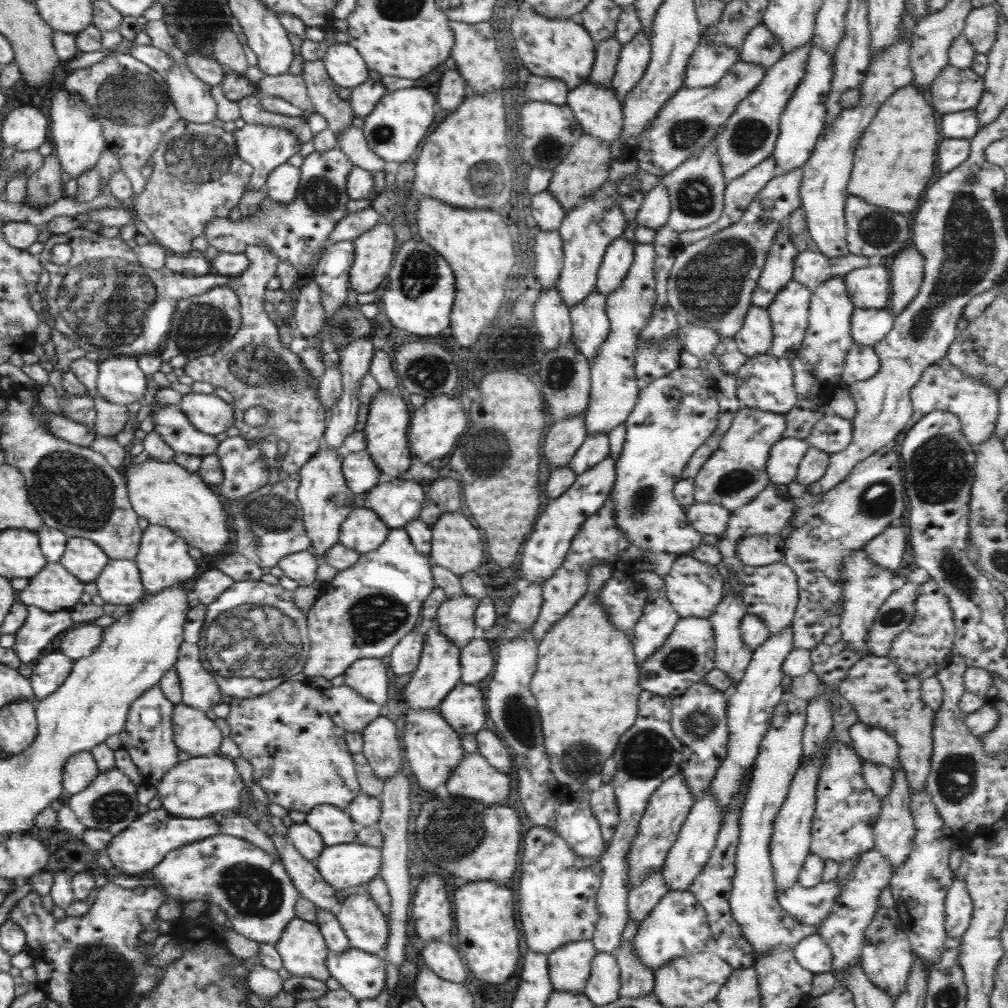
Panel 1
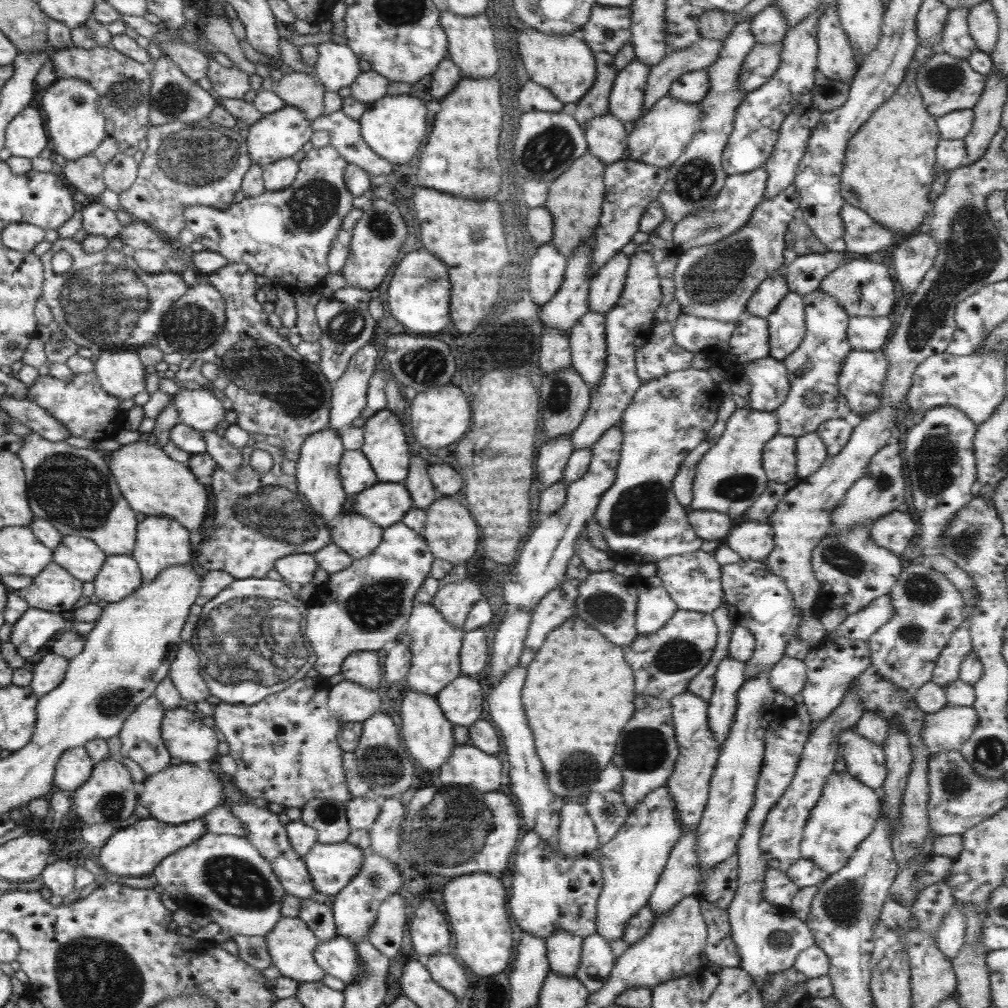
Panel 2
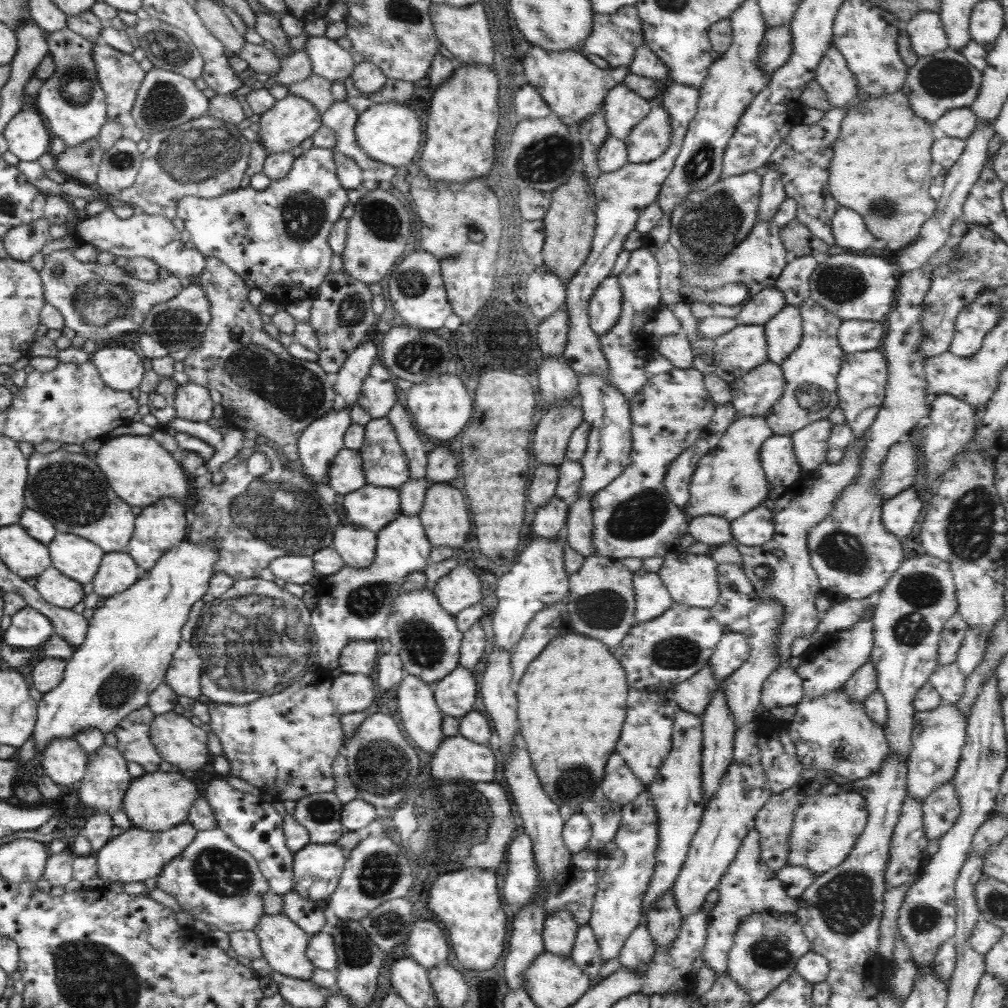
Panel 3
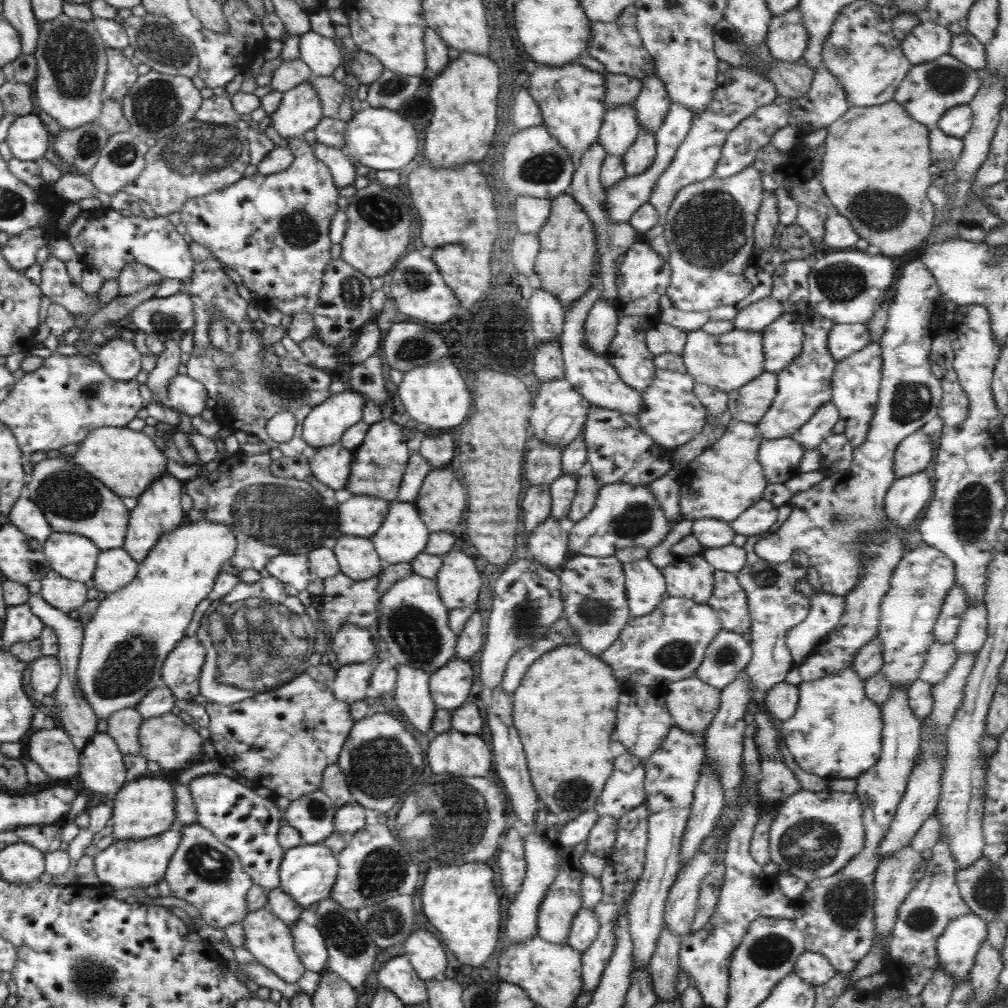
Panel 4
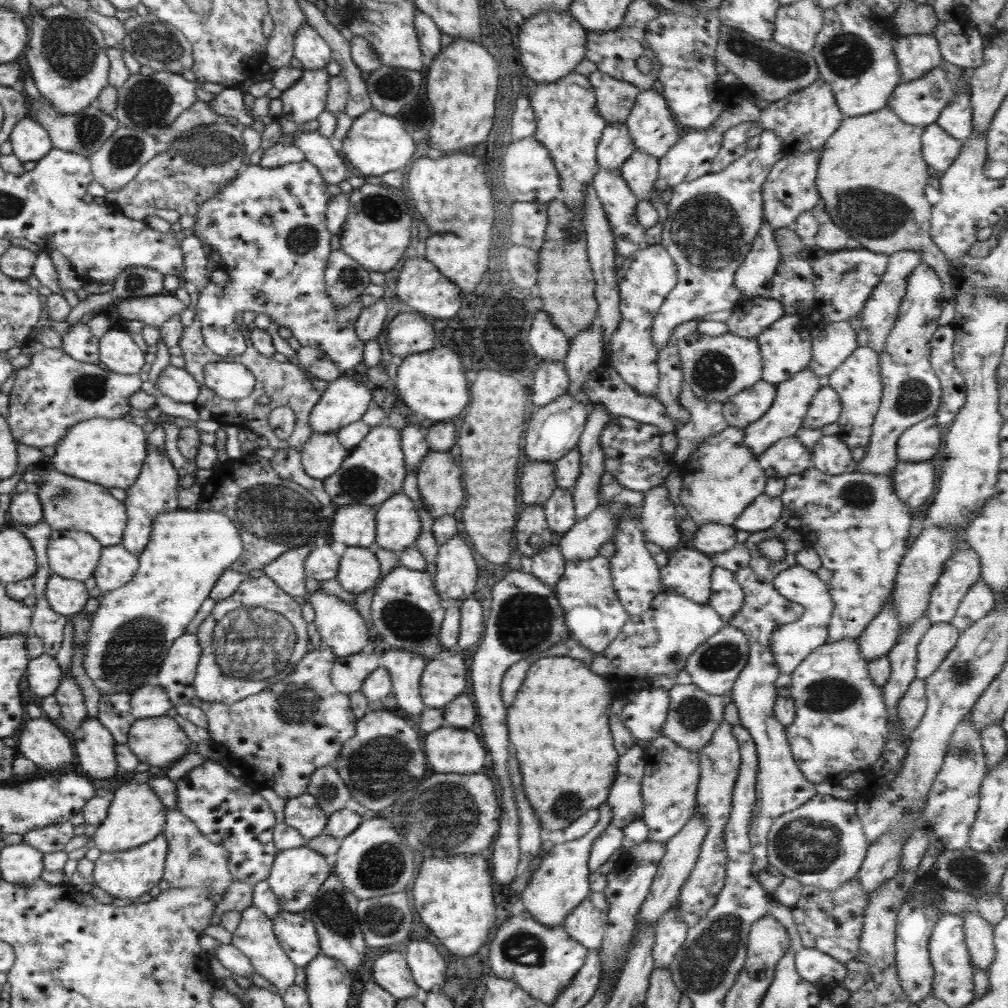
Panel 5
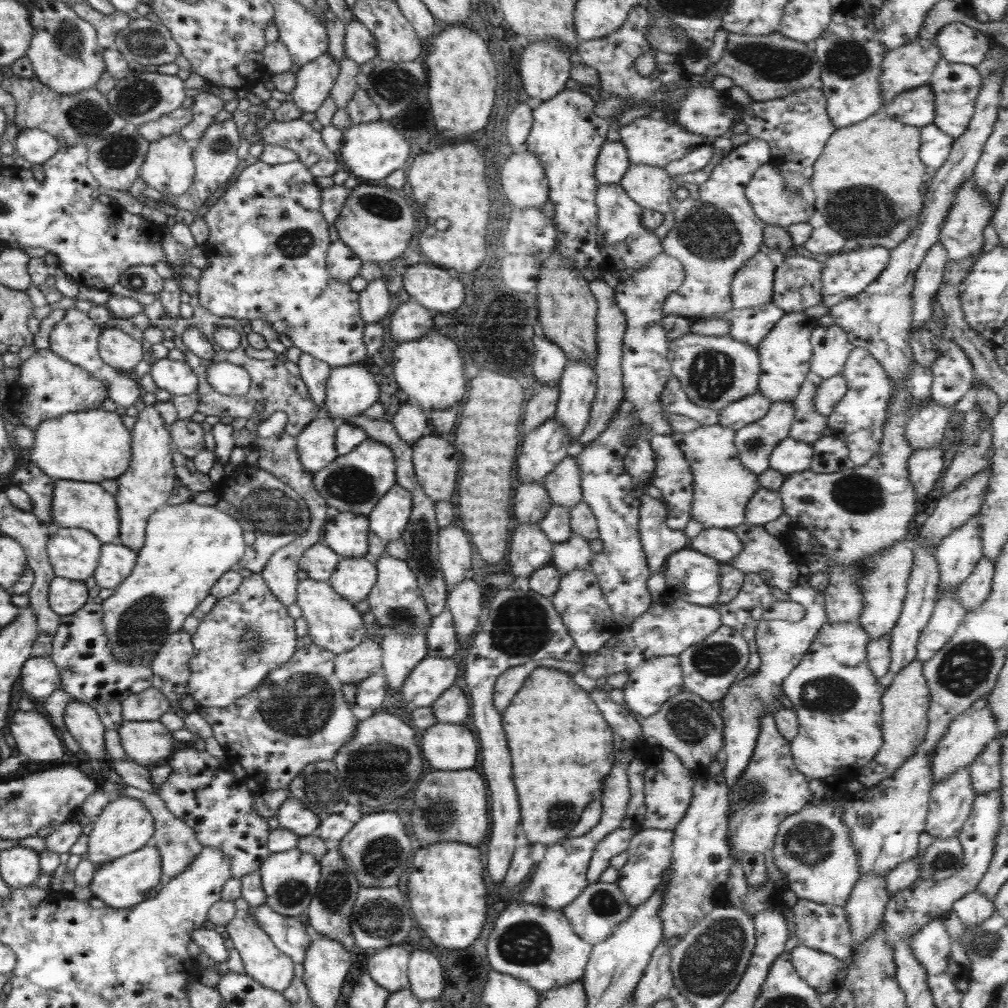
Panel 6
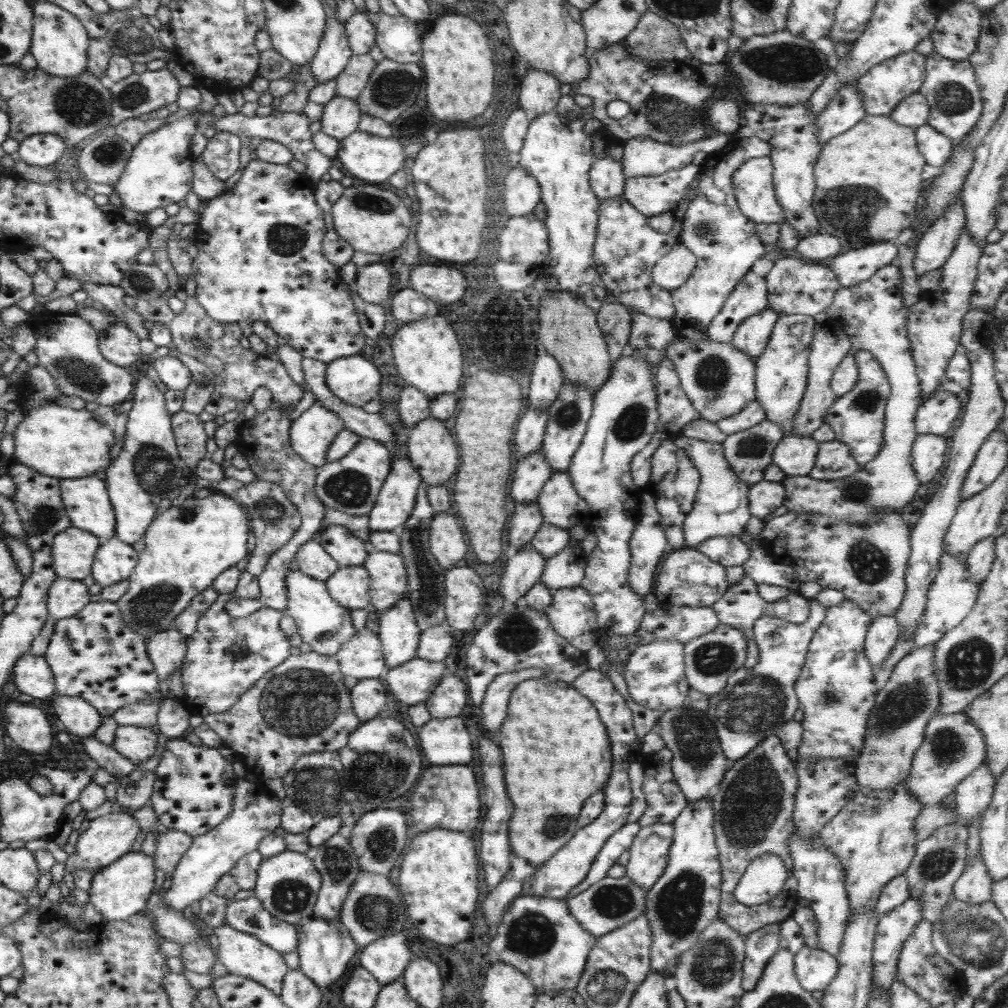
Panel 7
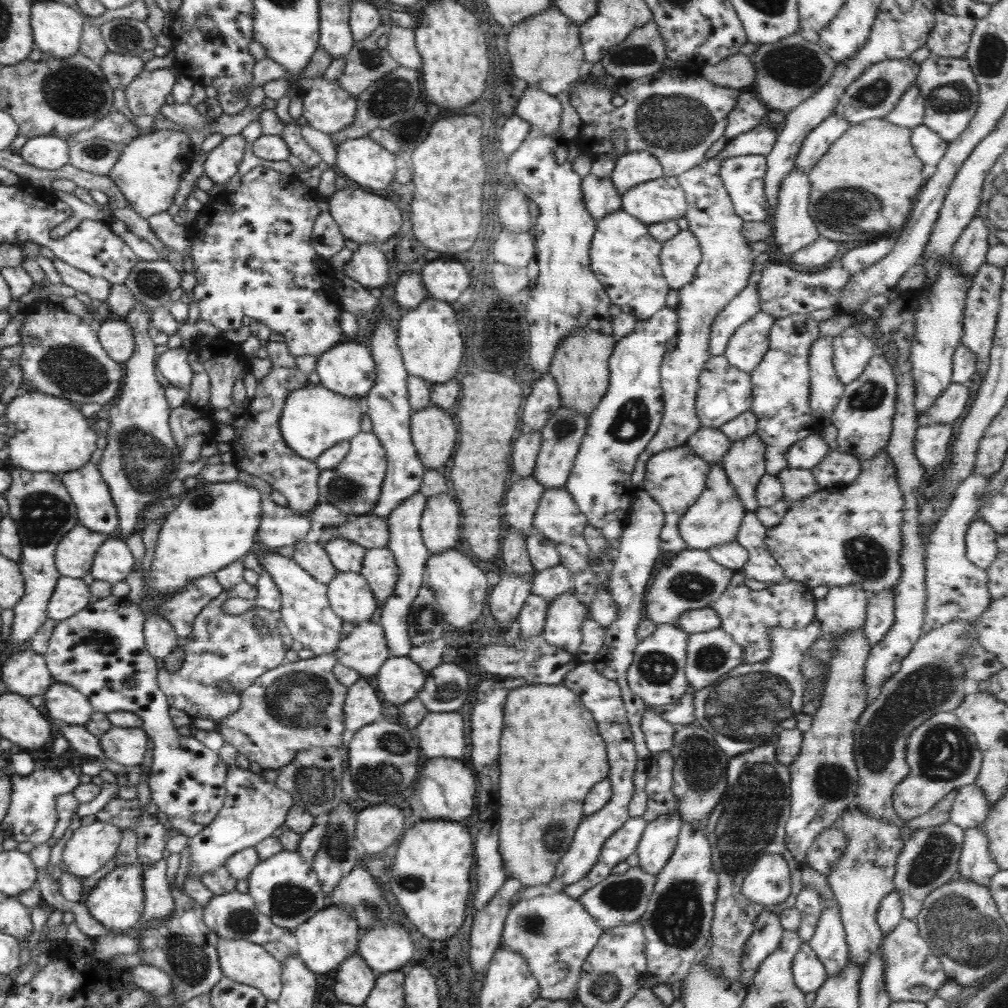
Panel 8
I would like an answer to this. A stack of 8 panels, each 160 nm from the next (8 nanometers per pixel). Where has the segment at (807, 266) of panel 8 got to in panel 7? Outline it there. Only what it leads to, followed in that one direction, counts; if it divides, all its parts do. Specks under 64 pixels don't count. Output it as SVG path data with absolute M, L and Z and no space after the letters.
M819 229L811 236L800 238L794 249L801 254L802 259L815 263L823 258L837 255L839 248L841 244L836 236Z

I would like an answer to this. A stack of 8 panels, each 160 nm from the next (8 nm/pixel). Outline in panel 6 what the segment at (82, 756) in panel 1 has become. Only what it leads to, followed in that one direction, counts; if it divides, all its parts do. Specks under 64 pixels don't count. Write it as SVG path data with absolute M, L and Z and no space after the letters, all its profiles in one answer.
M35 709L16 711L9 720L7 730L24 760L53 762L59 760L65 752L57 729Z

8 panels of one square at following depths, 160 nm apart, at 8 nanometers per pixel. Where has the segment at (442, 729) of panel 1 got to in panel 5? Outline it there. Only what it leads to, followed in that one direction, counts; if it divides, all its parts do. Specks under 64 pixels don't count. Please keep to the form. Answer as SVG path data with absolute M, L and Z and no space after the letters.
M391 648L379 659L379 665L389 673L396 703L413 716L420 715L425 708L419 696L419 677L426 661L422 656Z

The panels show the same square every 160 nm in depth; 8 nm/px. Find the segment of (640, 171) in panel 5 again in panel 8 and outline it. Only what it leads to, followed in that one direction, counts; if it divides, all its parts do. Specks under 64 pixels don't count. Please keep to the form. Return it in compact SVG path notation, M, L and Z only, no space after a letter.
M663 175L620 194L620 210L647 225L681 218L686 211L686 200L676 177Z

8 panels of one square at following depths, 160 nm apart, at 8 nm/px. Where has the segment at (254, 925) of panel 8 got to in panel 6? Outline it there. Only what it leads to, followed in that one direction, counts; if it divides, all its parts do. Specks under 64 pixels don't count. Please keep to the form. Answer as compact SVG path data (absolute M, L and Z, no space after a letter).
M265 904L253 907L257 926L269 936L273 946L293 963L302 963L307 945L313 939L309 927L305 927L297 917L273 912Z

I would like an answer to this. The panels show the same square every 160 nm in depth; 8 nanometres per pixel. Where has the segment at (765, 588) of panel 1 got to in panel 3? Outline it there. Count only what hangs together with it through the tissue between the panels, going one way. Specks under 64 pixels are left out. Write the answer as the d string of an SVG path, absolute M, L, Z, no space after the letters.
M740 563L718 564L716 569L718 598L715 605L708 610L709 615L724 632L737 632L746 636L750 646L750 653L745 662L722 682L722 693L734 728L737 729L758 714L763 681L779 666L776 634L783 618L783 607L773 599L761 599L756 595L752 584L745 578Z

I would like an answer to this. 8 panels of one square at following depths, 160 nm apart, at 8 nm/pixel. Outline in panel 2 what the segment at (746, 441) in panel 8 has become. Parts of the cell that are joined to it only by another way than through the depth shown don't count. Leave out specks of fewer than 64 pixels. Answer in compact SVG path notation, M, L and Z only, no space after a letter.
M818 289L802 296L805 334L801 342L782 363L786 368L789 390L785 400L773 413L777 417L777 434L797 438L813 432L817 425L833 417L838 395L838 374L850 351L846 326L850 317L830 296Z

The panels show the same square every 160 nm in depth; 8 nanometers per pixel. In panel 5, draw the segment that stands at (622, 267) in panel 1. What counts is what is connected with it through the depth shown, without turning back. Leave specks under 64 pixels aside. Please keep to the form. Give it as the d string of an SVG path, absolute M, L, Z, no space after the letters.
M595 321L570 340L563 368L569 381L566 392L573 400L588 404L582 384L588 379L590 372L603 364L603 356L600 326Z

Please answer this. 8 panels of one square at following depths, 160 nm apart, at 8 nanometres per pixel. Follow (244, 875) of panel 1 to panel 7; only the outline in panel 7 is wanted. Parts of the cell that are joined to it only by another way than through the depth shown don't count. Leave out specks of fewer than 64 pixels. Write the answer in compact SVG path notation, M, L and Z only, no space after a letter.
M167 828L166 832L158 833L152 857L154 866L163 872L172 872L181 855L189 848L192 837L192 835L172 828Z

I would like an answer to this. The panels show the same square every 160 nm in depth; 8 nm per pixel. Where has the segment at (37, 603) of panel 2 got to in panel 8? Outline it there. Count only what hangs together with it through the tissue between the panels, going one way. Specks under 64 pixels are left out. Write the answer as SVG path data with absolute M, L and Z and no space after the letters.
M59 575L46 605L46 616L56 622L66 620L85 608L89 597L88 586L82 579Z

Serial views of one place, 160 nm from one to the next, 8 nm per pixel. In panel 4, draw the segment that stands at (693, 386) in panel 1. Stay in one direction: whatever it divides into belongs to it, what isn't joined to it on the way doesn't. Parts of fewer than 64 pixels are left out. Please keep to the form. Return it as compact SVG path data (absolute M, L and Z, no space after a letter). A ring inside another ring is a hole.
M665 353L652 358L654 375L651 384L640 393L642 407L636 415L639 428L653 441L660 450L671 452L677 445L689 442L706 423L707 411L700 400L693 394L695 382L686 372L679 355ZM619 482L601 484L593 508L577 520L577 524L573 524L568 534L567 548L575 555L594 557L611 556L617 548L631 545L649 550L663 542L665 534L673 528L671 524L663 516L647 484L639 487Z

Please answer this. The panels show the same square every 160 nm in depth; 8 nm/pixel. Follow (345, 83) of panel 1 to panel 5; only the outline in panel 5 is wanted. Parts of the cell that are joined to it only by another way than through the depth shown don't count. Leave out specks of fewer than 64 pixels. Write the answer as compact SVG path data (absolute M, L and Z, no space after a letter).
M307 24L293 36L292 56L301 63L302 70L323 70L331 62L331 50Z

